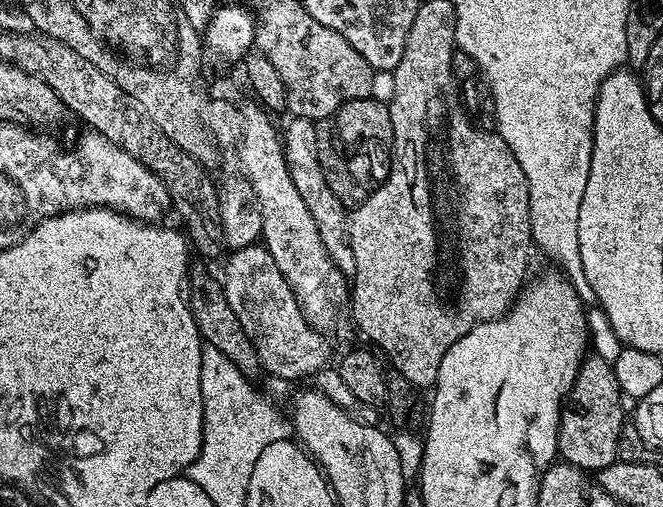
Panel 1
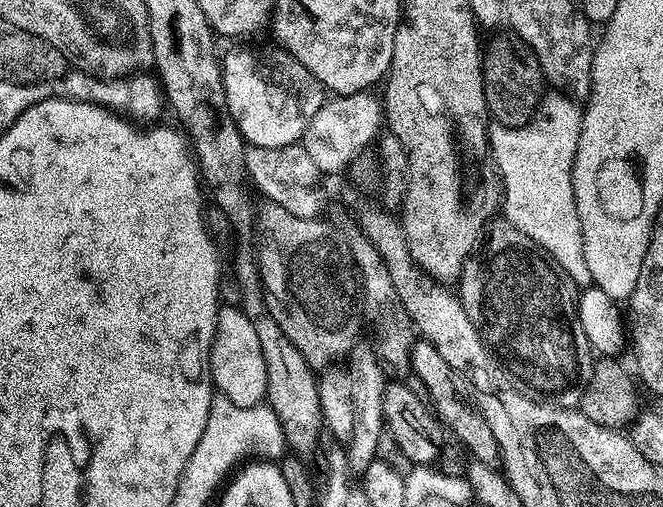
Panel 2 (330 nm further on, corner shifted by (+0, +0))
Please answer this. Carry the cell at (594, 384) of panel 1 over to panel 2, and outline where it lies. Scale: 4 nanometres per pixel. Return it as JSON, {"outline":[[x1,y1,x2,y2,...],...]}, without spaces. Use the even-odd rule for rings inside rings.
{"outline":[[504,218,497,219,487,229,486,239,483,241,482,247,465,260,464,269,458,281,460,302,463,304,470,322,474,322,474,326,480,331,480,337,484,339,484,345,488,348,488,351,500,361,500,366,504,369,507,383,511,384,514,390,518,390,531,400,537,400,539,404,552,404,556,408,576,408,580,403,580,399,584,397,584,392,588,389,588,383,592,377,594,351,590,342,587,340,586,331,584,331,579,318,581,293,581,289,574,282,574,278,570,278,570,274,566,274,566,270,562,270,562,266,558,266,558,262,550,253,538,247,534,242,534,238,526,238,526,234,522,234,522,230,518,230]]}

